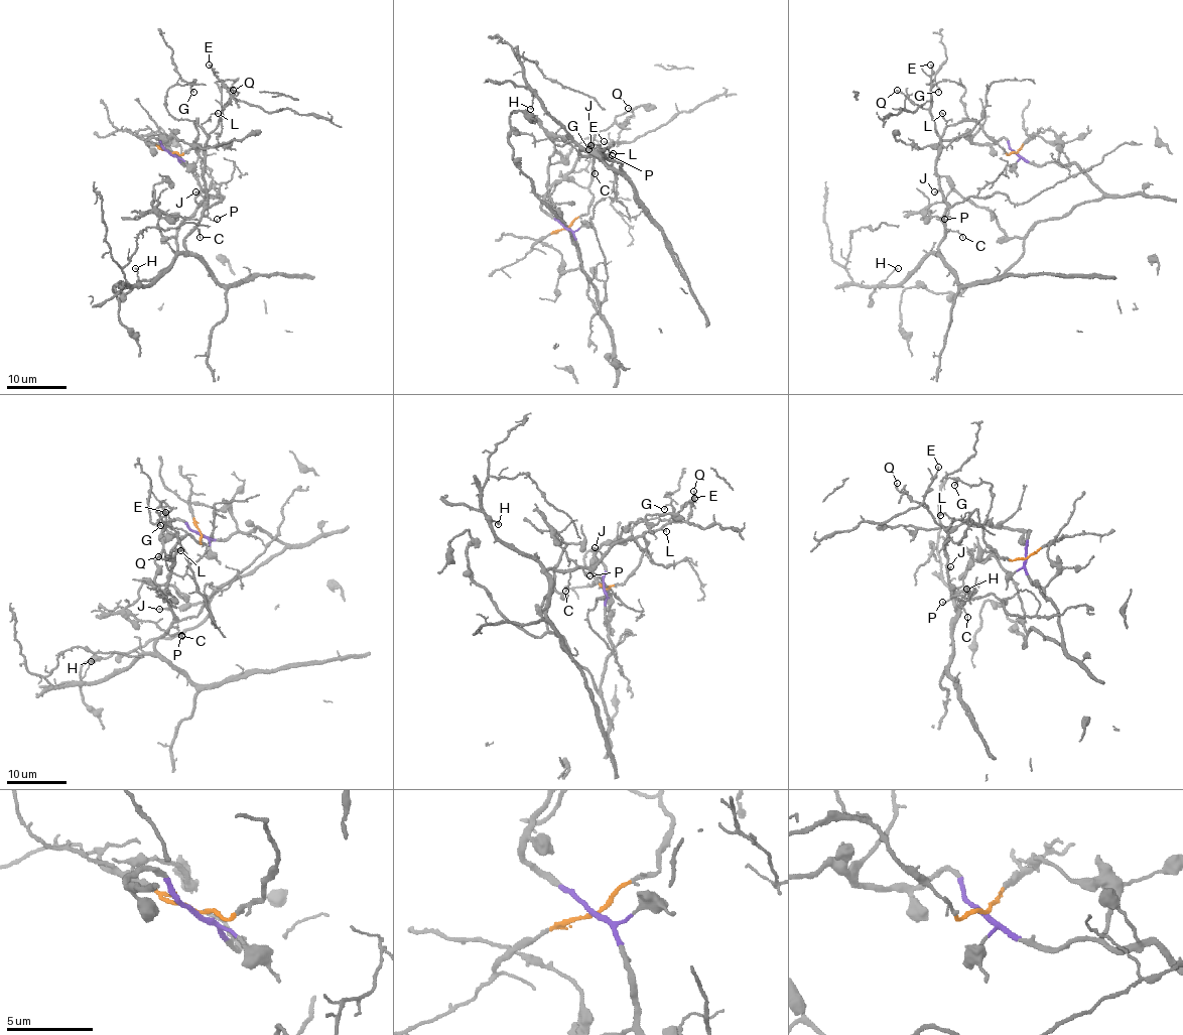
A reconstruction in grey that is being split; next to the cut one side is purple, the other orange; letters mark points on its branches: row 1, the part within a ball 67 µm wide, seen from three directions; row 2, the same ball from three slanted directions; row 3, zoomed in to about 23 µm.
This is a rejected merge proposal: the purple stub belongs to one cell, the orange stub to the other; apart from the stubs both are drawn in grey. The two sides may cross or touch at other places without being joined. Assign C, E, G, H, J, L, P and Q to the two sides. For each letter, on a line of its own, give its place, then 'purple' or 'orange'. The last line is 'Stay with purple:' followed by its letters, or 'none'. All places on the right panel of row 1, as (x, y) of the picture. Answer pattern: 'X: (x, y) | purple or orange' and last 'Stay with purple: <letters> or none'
C: (962, 237) | orange
E: (930, 65) | orange
G: (938, 92) | orange
H: (898, 268) | orange
J: (934, 191) | orange
L: (942, 113) | orange
P: (944, 219) | orange
Q: (897, 90) | orange
Stay with purple: none

